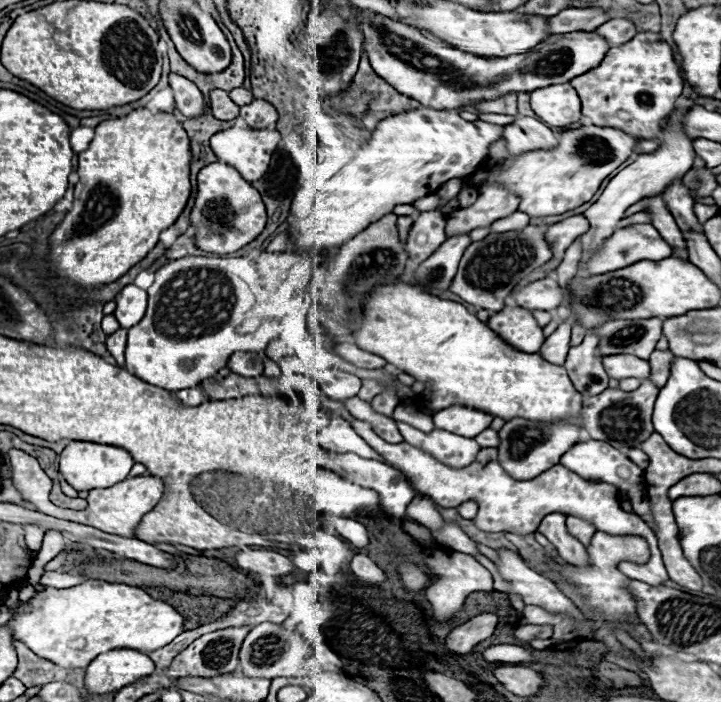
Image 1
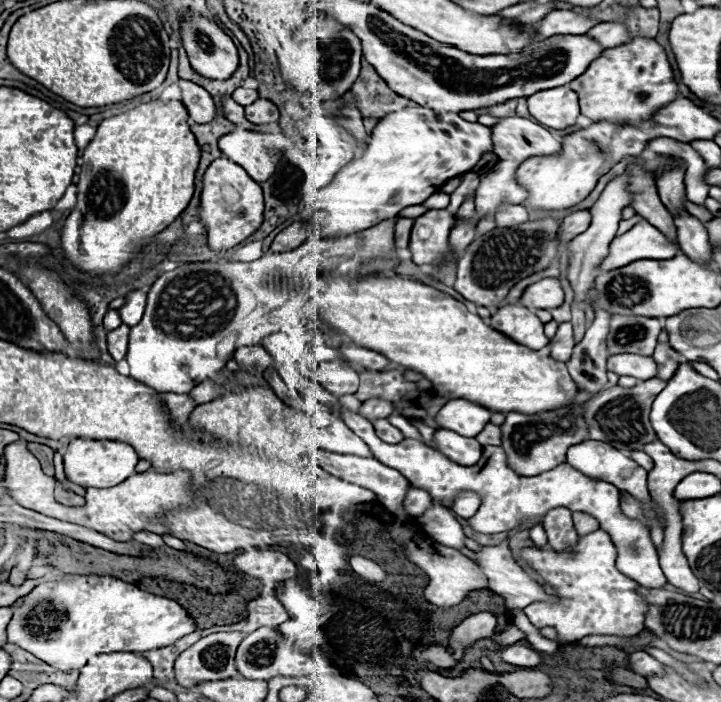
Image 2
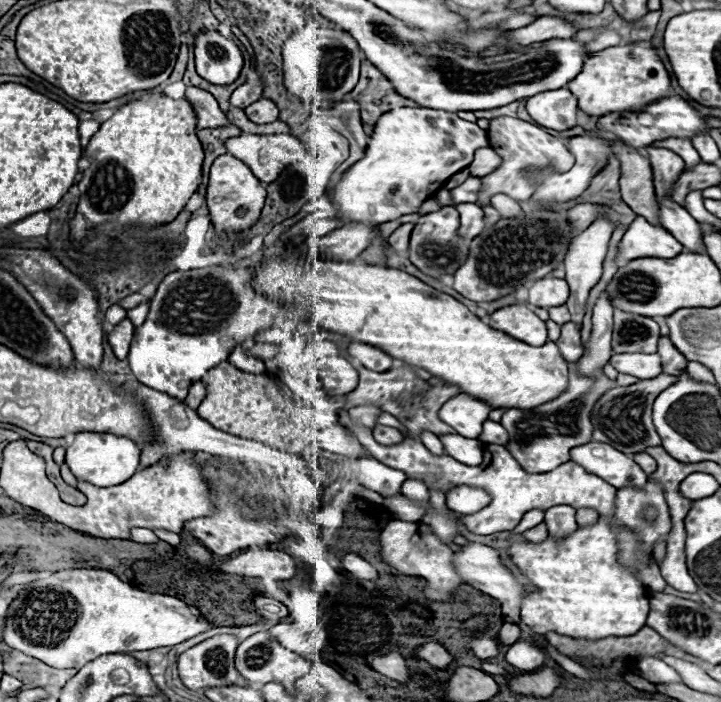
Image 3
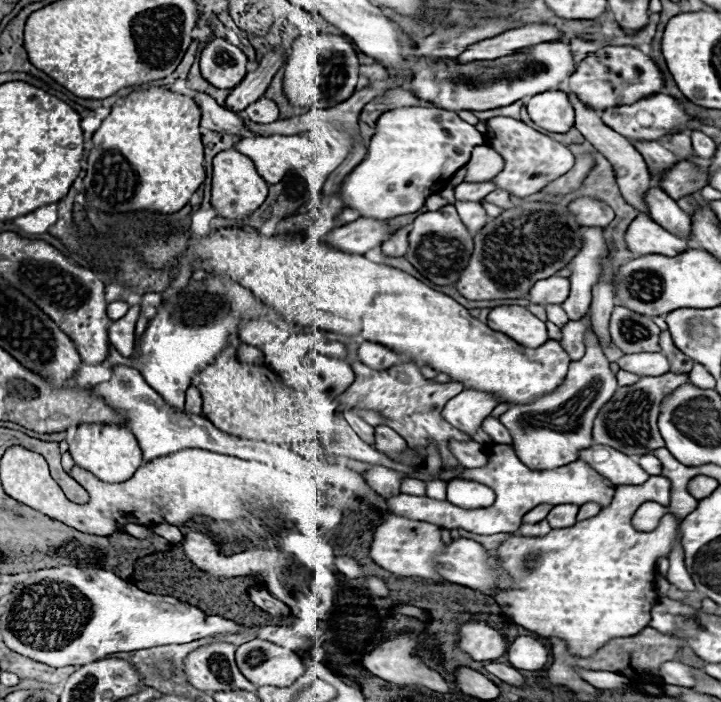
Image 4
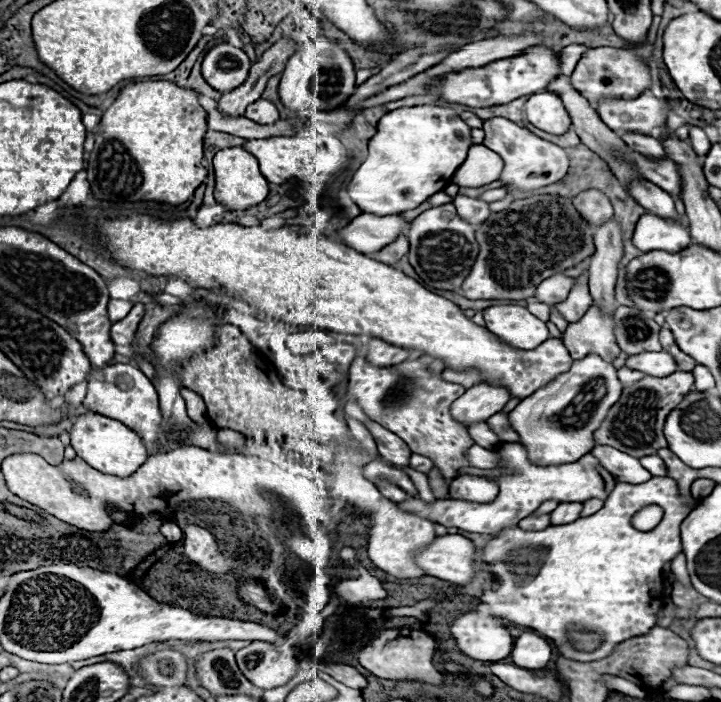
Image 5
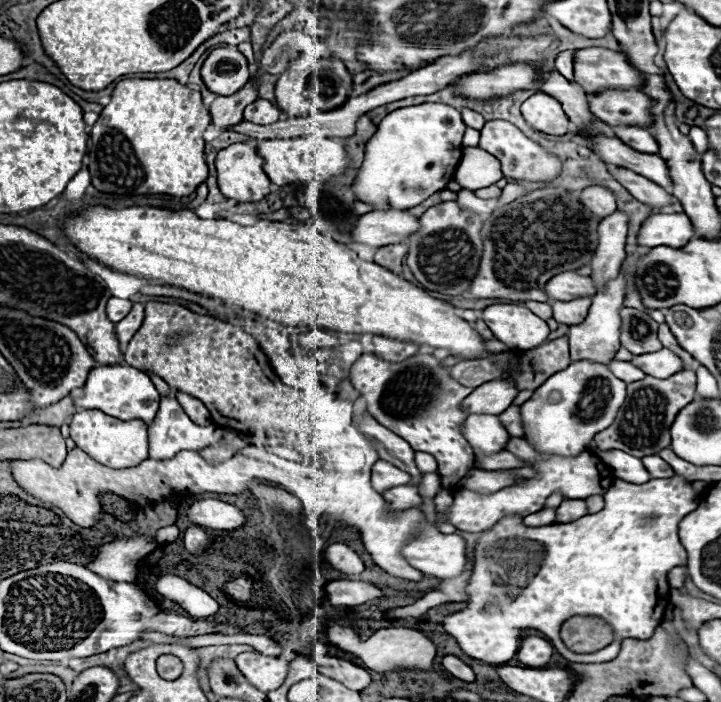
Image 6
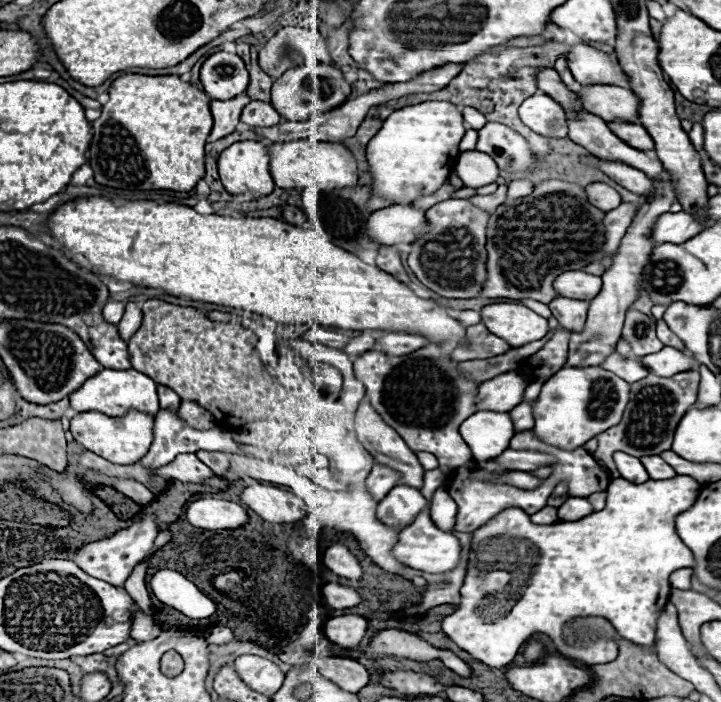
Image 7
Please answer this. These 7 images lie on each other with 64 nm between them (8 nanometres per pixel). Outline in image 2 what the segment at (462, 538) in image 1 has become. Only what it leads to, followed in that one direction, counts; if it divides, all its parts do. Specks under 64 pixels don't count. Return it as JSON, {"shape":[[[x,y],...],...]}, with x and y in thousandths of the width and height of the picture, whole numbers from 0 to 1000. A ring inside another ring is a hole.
{"shape":[[[602,715],[602,724],[594,726],[585,738],[580,738],[577,746],[585,749],[588,758],[599,769],[605,769],[616,778],[624,778],[632,783],[646,781],[646,775],[644,775],[646,764],[641,758],[641,749],[632,744],[627,729],[619,721],[613,721],[610,715]]]}

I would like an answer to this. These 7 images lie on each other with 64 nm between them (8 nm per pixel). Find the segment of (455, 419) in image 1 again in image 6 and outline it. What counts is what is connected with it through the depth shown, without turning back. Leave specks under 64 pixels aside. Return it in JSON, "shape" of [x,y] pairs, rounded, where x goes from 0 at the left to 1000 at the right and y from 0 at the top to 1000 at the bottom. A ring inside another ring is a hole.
{"shape":[[[688,538],[688,541],[660,550],[655,556],[655,561],[649,561],[649,567],[644,567],[644,573],[638,575],[638,584],[644,584],[644,590],[649,590],[649,593],[655,593],[655,590],[688,593],[710,575],[716,561],[718,561],[718,556],[710,541]]]}

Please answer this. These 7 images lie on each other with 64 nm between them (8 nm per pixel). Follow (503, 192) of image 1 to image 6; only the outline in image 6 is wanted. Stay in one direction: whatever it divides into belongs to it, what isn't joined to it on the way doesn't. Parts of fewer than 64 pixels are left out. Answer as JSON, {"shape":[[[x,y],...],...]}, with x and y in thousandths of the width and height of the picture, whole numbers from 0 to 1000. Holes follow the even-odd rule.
{"shape":[[[677,171],[671,177],[671,182],[666,185],[666,211],[677,214],[680,219],[685,219],[693,231],[696,231],[696,245],[702,254],[713,254],[716,259],[766,259],[766,254],[771,254],[771,248],[777,248],[779,242],[779,231],[771,219],[760,217],[755,208],[749,208],[746,202],[735,199],[724,185],[718,185],[716,179],[710,179],[707,174],[699,171]]]}

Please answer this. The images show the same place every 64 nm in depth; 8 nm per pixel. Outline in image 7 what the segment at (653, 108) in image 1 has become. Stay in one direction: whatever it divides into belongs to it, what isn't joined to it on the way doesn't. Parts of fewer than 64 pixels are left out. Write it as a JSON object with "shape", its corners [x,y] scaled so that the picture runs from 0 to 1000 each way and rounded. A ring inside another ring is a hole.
{"shape":[[[799,63],[785,74],[788,94],[796,105],[796,114],[807,123],[821,123],[827,117],[849,123],[871,123],[871,105],[857,91],[857,83],[840,74],[832,74],[813,63]]]}

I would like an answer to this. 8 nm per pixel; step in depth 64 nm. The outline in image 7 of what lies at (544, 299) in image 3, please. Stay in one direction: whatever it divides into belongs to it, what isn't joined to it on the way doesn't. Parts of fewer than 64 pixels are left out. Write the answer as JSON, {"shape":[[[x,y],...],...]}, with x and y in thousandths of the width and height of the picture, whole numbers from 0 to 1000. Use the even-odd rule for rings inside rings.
{"shape":[[[791,385],[768,399],[768,413],[779,425],[821,427],[835,413],[835,396],[807,385]]]}

